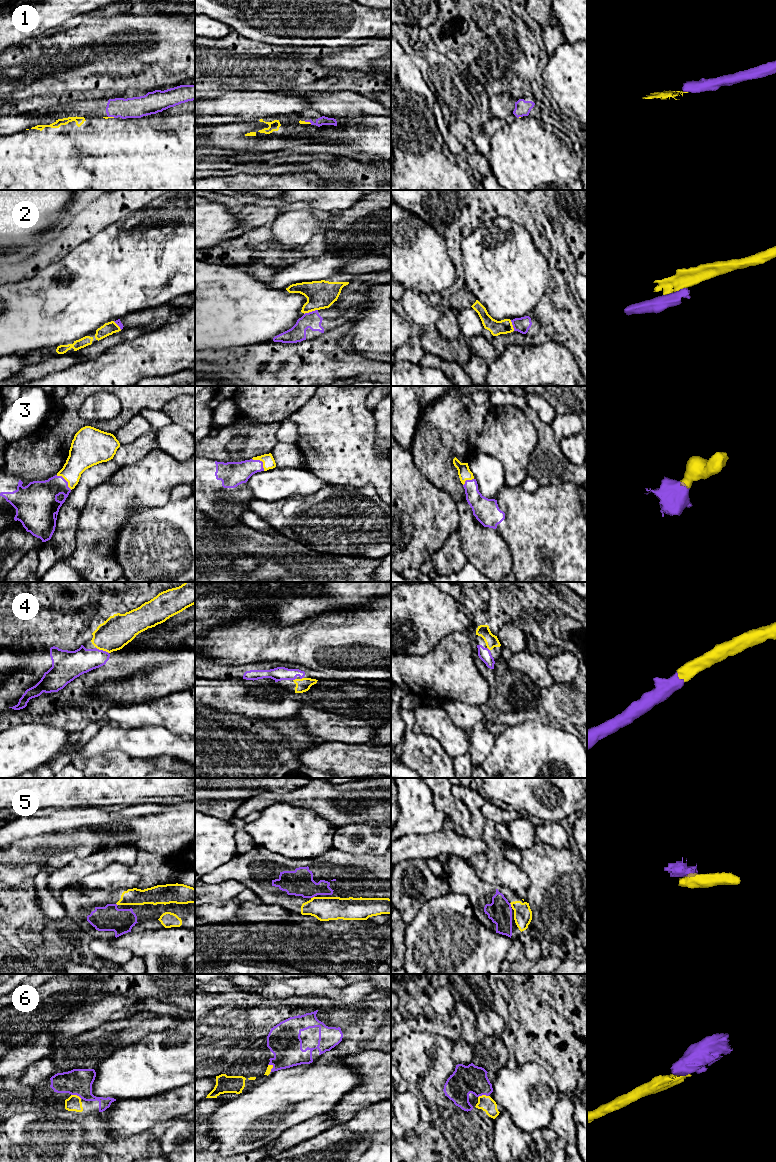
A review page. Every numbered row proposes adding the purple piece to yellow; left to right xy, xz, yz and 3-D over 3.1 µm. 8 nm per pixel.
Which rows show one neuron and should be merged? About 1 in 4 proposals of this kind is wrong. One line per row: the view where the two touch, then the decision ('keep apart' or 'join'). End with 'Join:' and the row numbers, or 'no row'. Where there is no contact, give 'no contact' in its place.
1: contact in xz; keep apart
2: contact in xz; keep apart
3: contact in xz; join
4: contact in xy; join
5: contact in xz; join
6: contact in yz; join
Join: 3, 4, 5, 6

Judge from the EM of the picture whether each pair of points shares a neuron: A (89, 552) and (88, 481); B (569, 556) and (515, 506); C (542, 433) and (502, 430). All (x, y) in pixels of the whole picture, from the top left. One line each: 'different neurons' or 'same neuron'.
A: different neurons
B: same neuron
C: different neurons

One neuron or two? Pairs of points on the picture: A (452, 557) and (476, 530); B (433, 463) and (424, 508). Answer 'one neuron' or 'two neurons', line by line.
A: two neurons
B: two neurons

